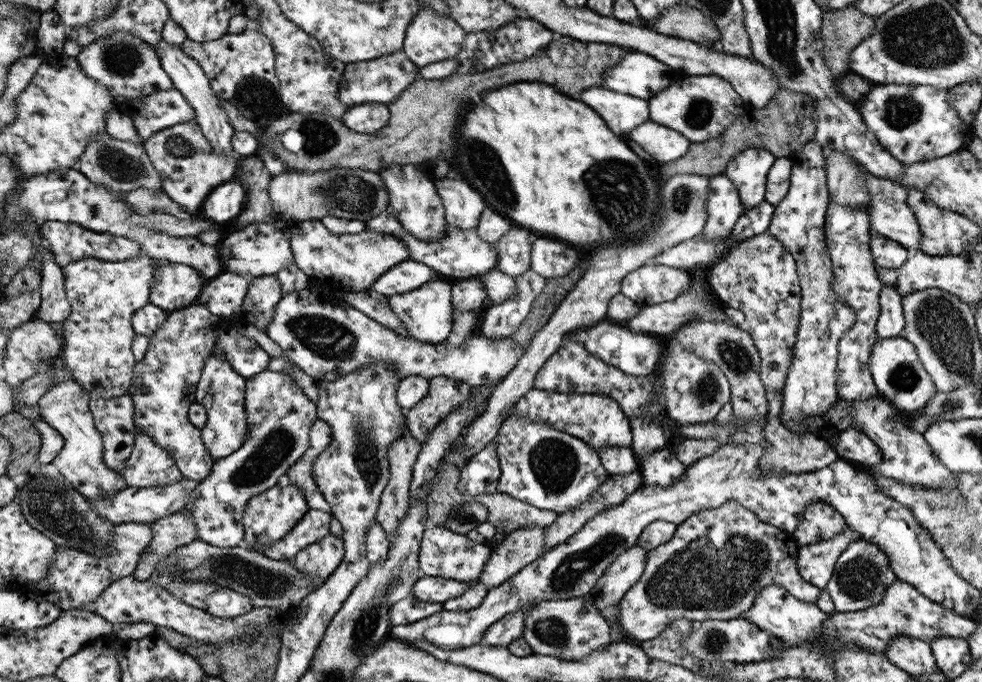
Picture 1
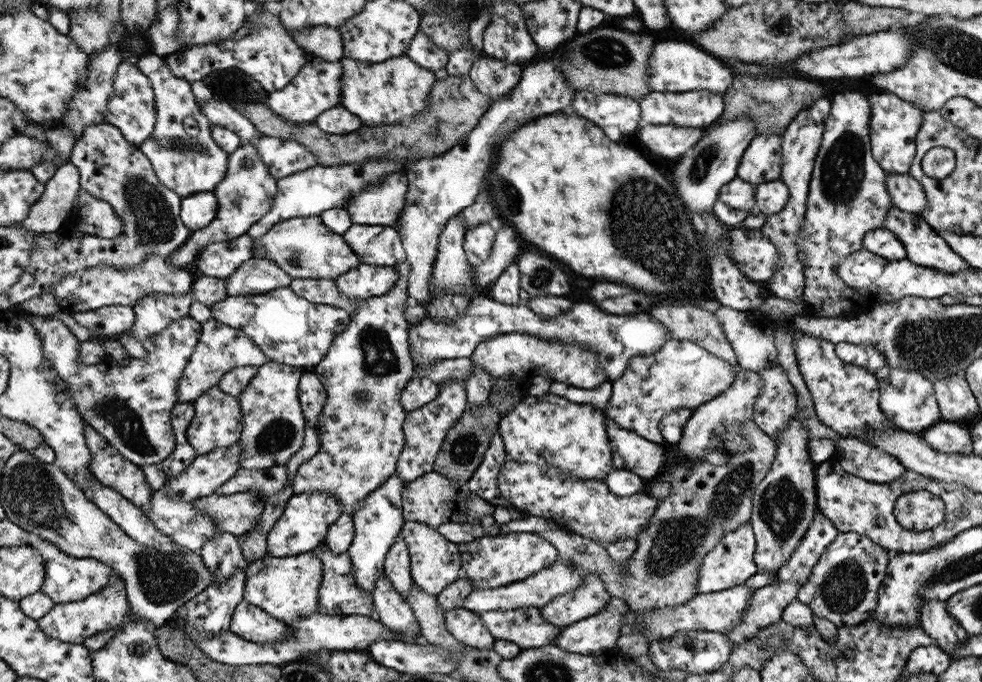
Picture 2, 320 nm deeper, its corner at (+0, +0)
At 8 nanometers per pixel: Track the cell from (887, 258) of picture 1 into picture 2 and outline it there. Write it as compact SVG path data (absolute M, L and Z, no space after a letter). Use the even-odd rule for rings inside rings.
M884 228L866 233L863 239L863 249L888 261L907 259L907 253L902 242L895 238L894 233Z

